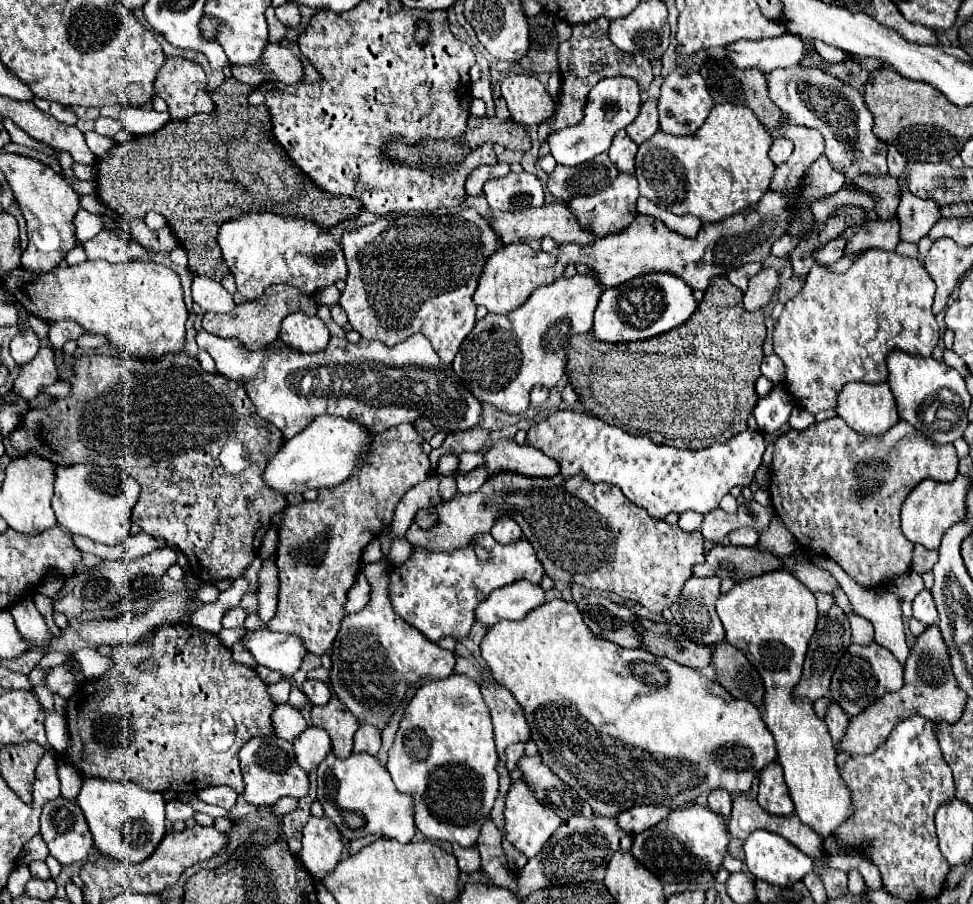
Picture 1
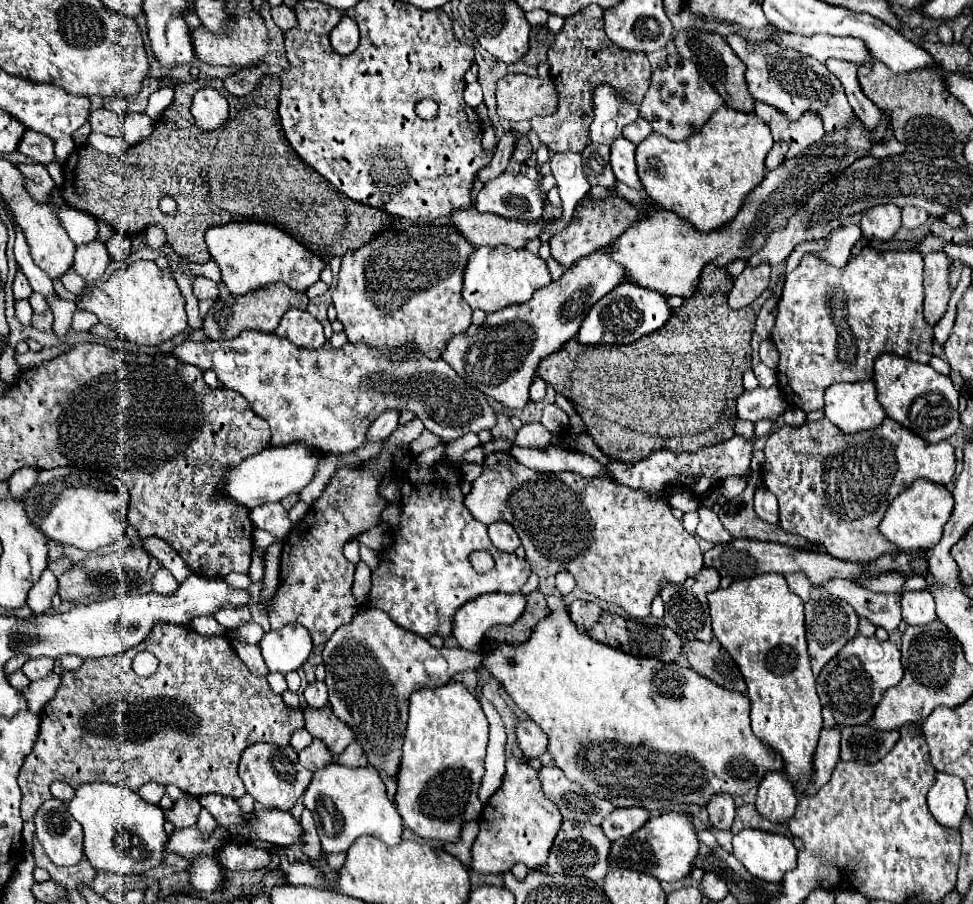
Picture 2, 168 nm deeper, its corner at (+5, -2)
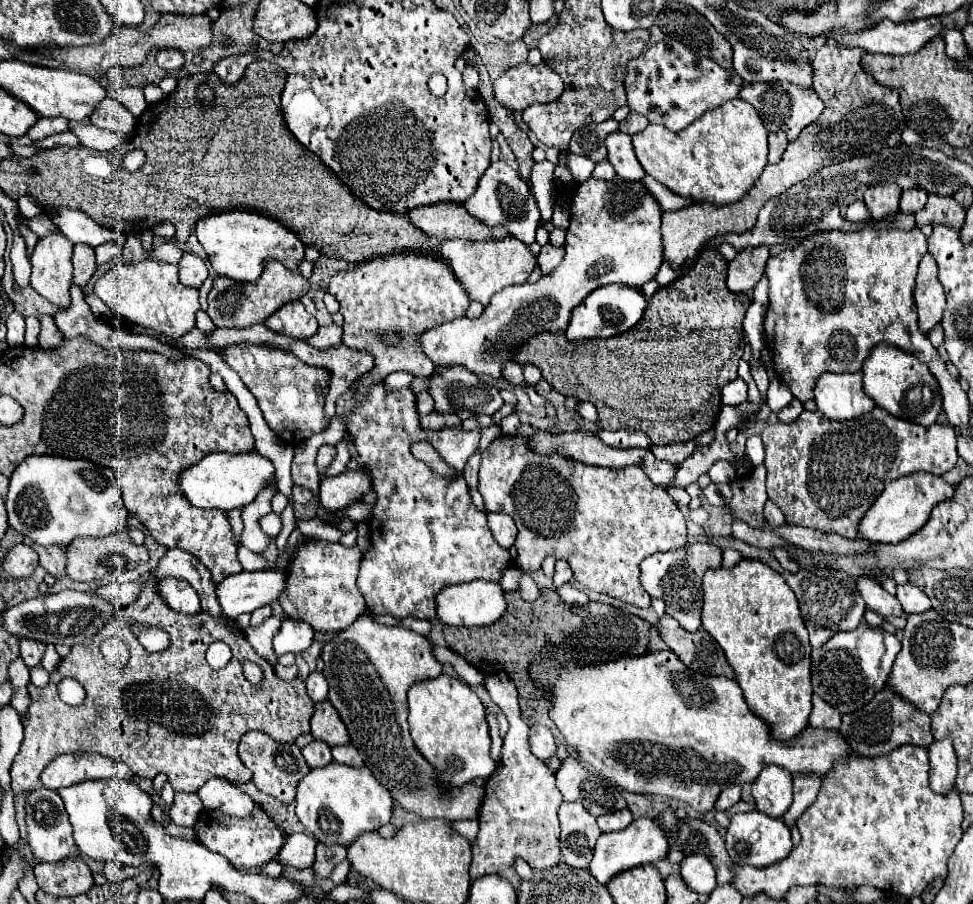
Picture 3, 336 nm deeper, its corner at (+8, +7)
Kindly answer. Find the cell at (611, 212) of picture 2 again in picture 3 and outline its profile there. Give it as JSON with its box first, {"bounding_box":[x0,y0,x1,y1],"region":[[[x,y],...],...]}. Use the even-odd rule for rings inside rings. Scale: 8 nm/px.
{"bounding_box":[536,244,564,276],"region":[[[546,244],[536,258],[538,258],[538,268],[540,268],[542,276],[546,276],[546,274],[550,274],[550,272],[560,264],[560,260],[564,258],[564,248],[556,248],[556,246],[552,246],[552,244]]]}

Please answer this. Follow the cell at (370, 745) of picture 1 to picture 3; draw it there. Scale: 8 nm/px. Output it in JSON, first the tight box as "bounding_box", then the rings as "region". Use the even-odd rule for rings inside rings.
{"bounding_box":[332,744,364,768],"region":[[[342,744],[342,746],[332,748],[332,756],[340,764],[348,764],[348,766],[354,766],[354,768],[364,766],[364,760],[360,758],[360,754],[356,752],[356,748],[352,744]]]}

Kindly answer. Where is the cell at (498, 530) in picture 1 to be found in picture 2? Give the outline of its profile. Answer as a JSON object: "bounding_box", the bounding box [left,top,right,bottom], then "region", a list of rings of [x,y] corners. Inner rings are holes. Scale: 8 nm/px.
{"bounding_box":[489,521,521,553],"region":[[[497,521],[489,525],[489,539],[499,551],[505,551],[505,553],[513,553],[521,545],[521,539],[515,533],[515,529],[505,521]]]}

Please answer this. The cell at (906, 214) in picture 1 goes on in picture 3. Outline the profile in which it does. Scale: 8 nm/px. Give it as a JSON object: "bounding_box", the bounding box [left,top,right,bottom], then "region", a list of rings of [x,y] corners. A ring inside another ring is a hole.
{"bounding_box":[900,190,928,214],"region":[[[904,190],[900,200],[900,212],[910,214],[910,212],[922,210],[926,204],[926,198],[928,198],[926,190]]]}

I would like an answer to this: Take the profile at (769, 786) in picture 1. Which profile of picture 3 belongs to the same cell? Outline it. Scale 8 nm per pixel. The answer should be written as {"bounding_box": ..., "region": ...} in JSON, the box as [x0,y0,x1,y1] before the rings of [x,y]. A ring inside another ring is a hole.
{"bounding_box":[752,766,792,818],"region":[[[766,766],[752,782],[756,808],[772,818],[780,818],[792,804],[792,774],[778,766]]]}

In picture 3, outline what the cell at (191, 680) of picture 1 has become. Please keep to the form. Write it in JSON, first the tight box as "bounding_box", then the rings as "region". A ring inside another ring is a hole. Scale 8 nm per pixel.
{"bounding_box":[10,582,314,794],"region":[[[154,582],[142,586],[142,592],[140,592],[140,596],[136,598],[136,602],[132,602],[132,604],[128,604],[128,606],[116,608],[116,616],[112,616],[112,618],[104,624],[104,628],[102,628],[98,634],[94,634],[88,642],[72,646],[72,648],[70,648],[70,654],[68,654],[66,658],[62,658],[60,664],[58,664],[58,668],[50,674],[50,682],[48,682],[44,688],[36,688],[36,686],[30,682],[30,684],[28,684],[28,694],[30,694],[30,706],[28,706],[26,716],[24,716],[24,740],[22,740],[20,752],[16,754],[14,764],[12,764],[12,770],[10,770],[10,772],[12,772],[12,790],[14,790],[16,794],[30,792],[30,790],[38,788],[38,784],[40,784],[40,772],[46,768],[48,762],[52,762],[52,758],[56,758],[58,754],[64,754],[64,752],[94,752],[94,754],[102,754],[102,756],[112,758],[112,760],[118,762],[118,764],[126,764],[134,774],[138,774],[138,776],[142,776],[142,778],[150,778],[150,780],[152,780],[156,774],[166,774],[166,776],[168,776],[168,782],[172,784],[172,788],[174,788],[176,792],[196,792],[206,780],[210,780],[210,778],[214,778],[214,776],[226,778],[226,780],[232,782],[232,784],[242,784],[242,782],[248,782],[248,780],[252,778],[252,772],[250,772],[250,770],[240,762],[240,758],[238,758],[238,744],[240,744],[242,734],[246,734],[246,732],[250,732],[250,730],[262,730],[264,734],[268,734],[268,736],[270,736],[272,740],[276,740],[276,742],[294,742],[300,734],[308,734],[308,732],[310,732],[308,720],[310,720],[310,716],[312,716],[312,712],[314,712],[314,702],[308,698],[304,682],[302,682],[300,678],[294,678],[294,680],[290,680],[290,682],[280,680],[280,678],[274,674],[274,668],[272,668],[262,656],[258,656],[258,654],[252,650],[252,646],[248,646],[248,640],[244,638],[244,632],[236,626],[234,620],[228,622],[228,620],[224,620],[224,618],[212,618],[212,616],[206,614],[206,612],[198,612],[198,614],[180,614],[180,612],[172,610],[172,608],[160,598],[160,594],[156,594],[156,584],[154,584]],[[134,623],[146,624],[146,626],[160,626],[162,630],[166,630],[166,632],[170,634],[170,642],[172,642],[170,648],[168,648],[166,652],[148,654],[148,652],[140,646],[136,634],[132,632],[132,624]],[[216,640],[226,642],[226,644],[230,646],[230,650],[232,650],[232,660],[230,660],[222,670],[210,670],[210,666],[208,666],[208,662],[206,662],[206,658],[204,658],[204,656],[206,656],[206,648],[208,648],[212,642],[216,642]],[[242,660],[252,660],[252,662],[256,662],[256,664],[262,666],[262,670],[264,670],[264,682],[262,682],[260,686],[254,686],[254,684],[250,684],[250,682],[244,678],[244,674],[242,674]],[[64,678],[74,678],[74,680],[78,680],[82,686],[86,686],[86,700],[84,700],[82,704],[70,706],[70,704],[66,704],[66,702],[62,702],[62,700],[58,698],[56,686],[58,686],[58,682],[64,680]]]}

